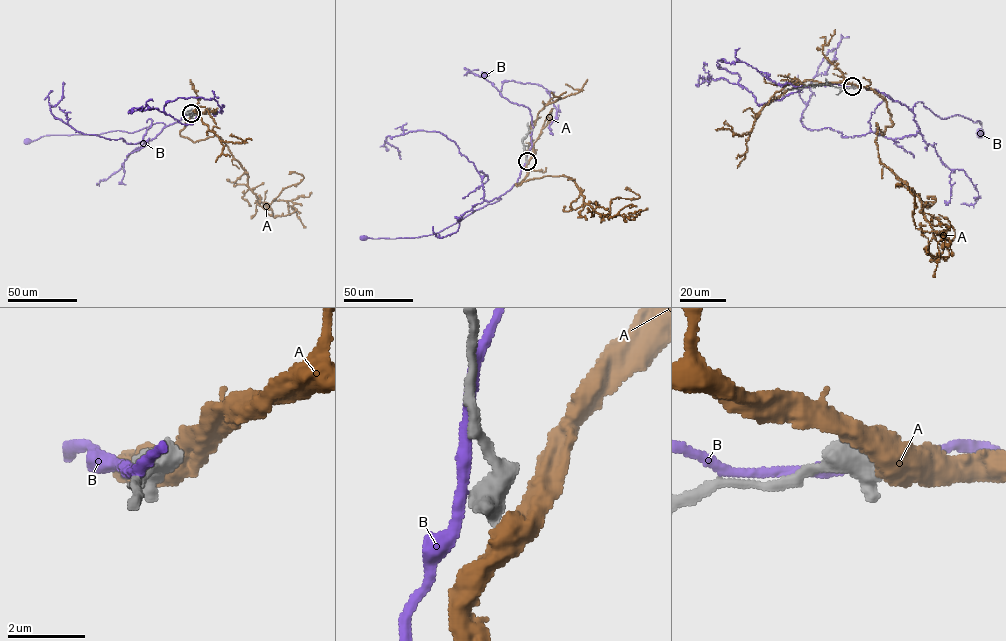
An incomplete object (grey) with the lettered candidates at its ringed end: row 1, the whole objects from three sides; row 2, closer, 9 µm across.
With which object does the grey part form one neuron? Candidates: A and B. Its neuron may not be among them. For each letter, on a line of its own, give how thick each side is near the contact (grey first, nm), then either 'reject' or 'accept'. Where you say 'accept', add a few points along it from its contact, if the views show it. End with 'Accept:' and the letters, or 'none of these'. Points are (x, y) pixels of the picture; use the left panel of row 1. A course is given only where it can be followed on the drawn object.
A: 650/600 nm | reject
B: 480/280 nm | reject
Accept: none of these

